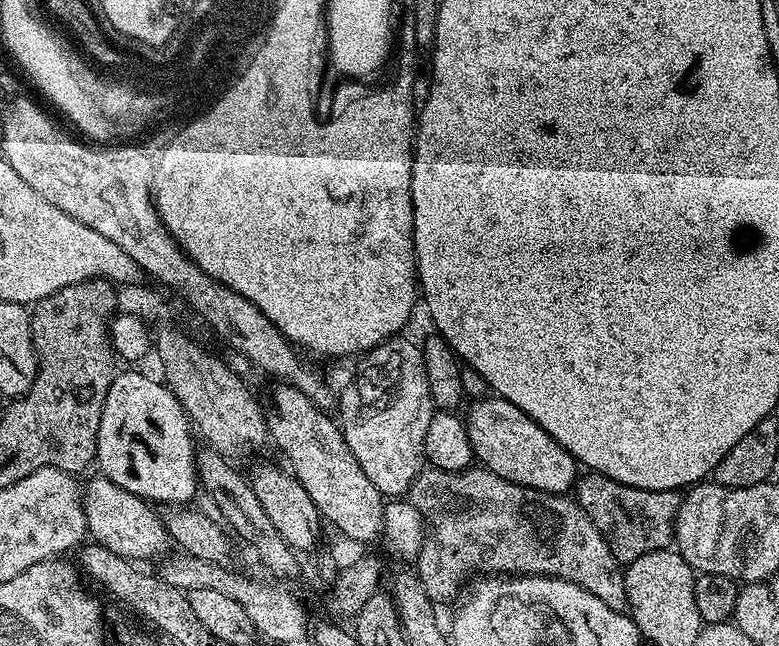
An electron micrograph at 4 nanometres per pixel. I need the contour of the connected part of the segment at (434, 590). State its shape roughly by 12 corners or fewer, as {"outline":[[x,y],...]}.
{"outline":[[489,468],[421,471],[433,602],[464,576],[553,576],[628,612],[575,499]]}

